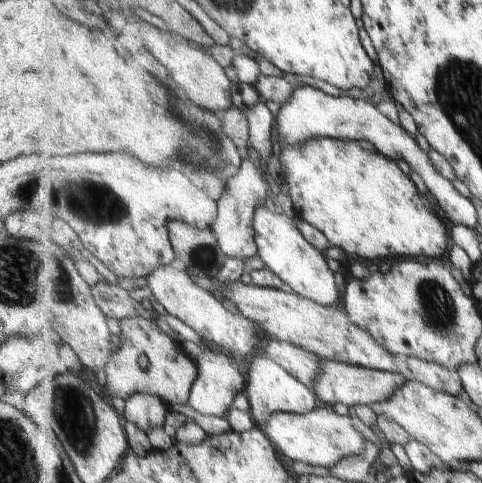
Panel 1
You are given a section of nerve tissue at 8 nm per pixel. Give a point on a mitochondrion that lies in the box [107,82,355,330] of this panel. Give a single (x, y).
(199, 130)

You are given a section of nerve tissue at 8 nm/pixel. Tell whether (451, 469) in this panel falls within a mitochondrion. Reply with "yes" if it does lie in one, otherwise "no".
no

